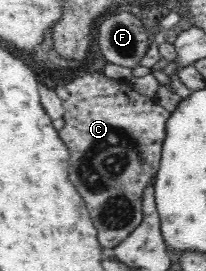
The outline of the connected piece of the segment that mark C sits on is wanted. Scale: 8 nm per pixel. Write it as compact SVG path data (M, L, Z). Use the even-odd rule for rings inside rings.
M95 71L95 73L79 72L73 79L67 79L63 85L57 85L57 87L51 89L51 92L53 93L53 96L59 96L64 109L62 120L63 125L58 132L61 139L67 144L67 148L69 148L69 179L73 182L73 185L84 199L86 208L89 210L90 217L92 218L92 223L96 226L98 242L100 245L103 248L115 247L126 237L129 237L129 234L142 223L142 193L144 187L149 182L153 182L154 175L157 173L165 137L165 124L168 117L171 115L171 112L163 108L163 106L159 104L157 98L153 99L139 94L129 81L111 79L111 77L107 77L107 75L104 75L101 71Z

